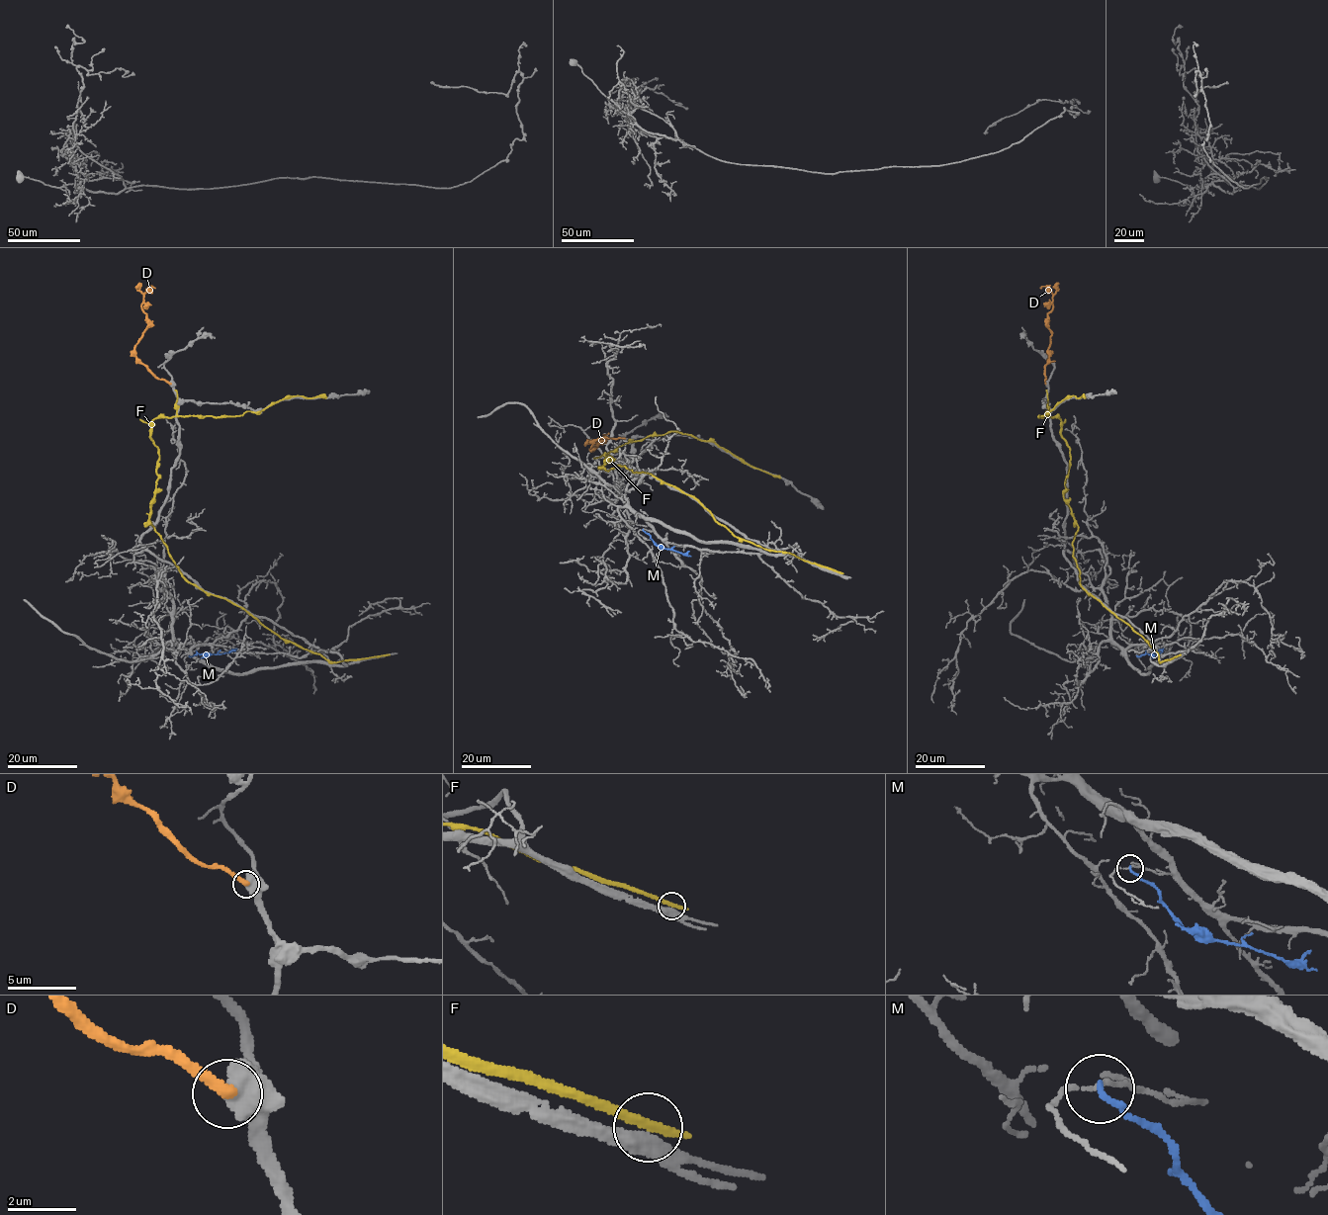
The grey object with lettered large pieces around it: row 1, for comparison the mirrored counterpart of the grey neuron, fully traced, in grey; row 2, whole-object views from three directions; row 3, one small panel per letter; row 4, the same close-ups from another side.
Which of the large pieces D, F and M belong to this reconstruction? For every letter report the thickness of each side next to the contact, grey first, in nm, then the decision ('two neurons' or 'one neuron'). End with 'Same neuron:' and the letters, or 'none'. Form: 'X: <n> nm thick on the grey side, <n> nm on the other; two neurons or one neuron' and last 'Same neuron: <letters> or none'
D: 480 nm thick on the grey side, 300 nm on the other; one neuron
F: 360 nm thick on the grey side, 320 nm on the other; two neurons
M: 110 nm thick on the grey side, 190 nm on the other; two neurons
Same neuron: D

